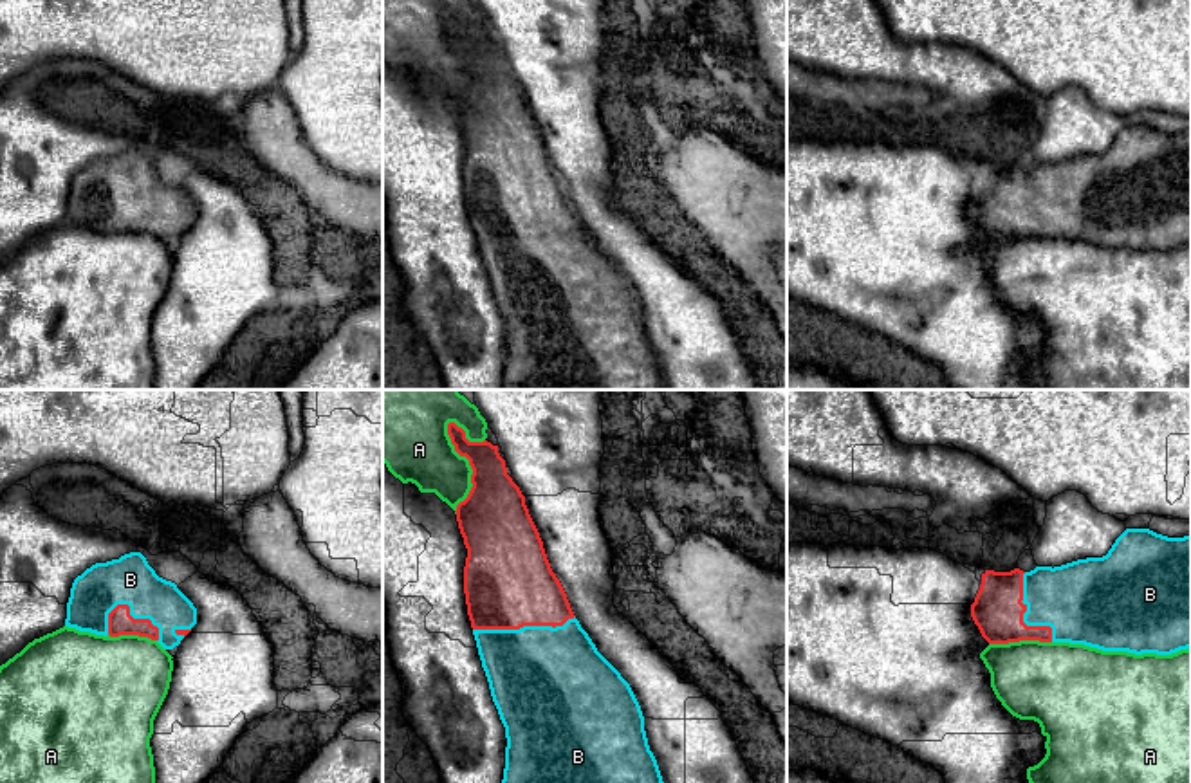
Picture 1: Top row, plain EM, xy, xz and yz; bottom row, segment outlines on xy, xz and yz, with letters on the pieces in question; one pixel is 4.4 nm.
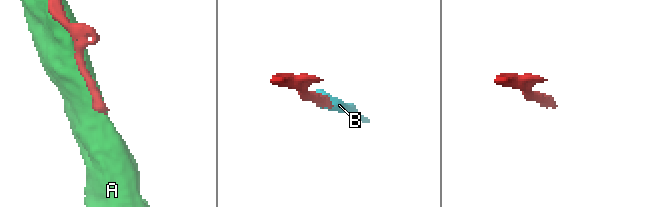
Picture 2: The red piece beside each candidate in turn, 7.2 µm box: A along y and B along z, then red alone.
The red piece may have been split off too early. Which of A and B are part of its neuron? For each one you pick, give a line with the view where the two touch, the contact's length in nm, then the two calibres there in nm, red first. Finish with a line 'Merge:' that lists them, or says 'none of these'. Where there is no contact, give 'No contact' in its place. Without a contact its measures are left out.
B: Touches red in xz. Shared border 460 nm. Thickness 400 nm (red) against 460 nm
Merge: B

